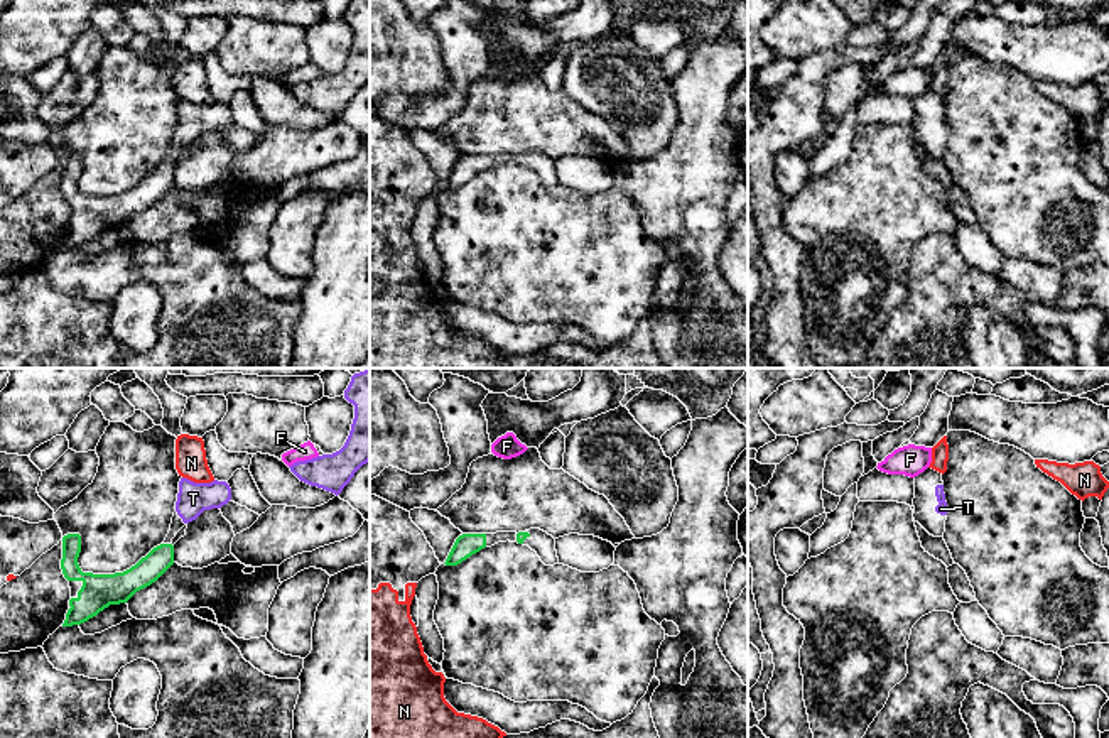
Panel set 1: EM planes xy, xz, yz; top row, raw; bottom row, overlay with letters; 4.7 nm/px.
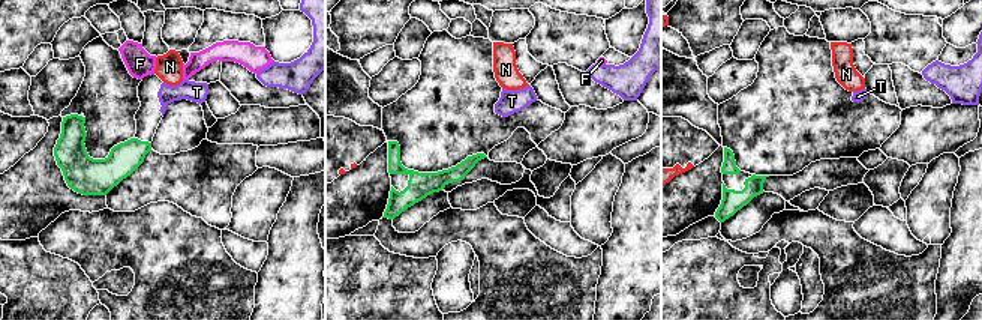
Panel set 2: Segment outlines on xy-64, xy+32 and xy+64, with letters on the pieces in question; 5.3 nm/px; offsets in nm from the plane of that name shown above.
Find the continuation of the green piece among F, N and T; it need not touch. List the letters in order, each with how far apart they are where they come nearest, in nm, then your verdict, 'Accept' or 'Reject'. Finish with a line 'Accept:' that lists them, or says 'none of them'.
F: Distance 360 nm. Reject
N: Distance 170 nm. Reject
T: Distance 120 nm. Accept
Accept: T

